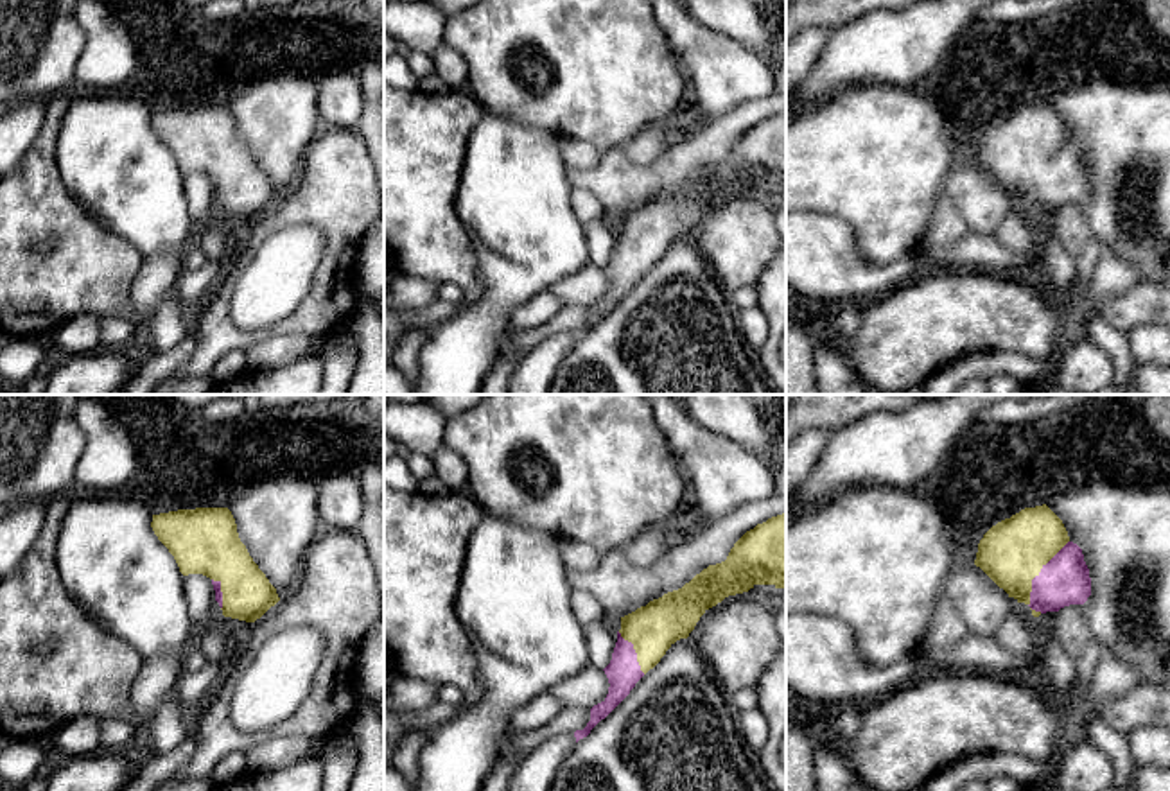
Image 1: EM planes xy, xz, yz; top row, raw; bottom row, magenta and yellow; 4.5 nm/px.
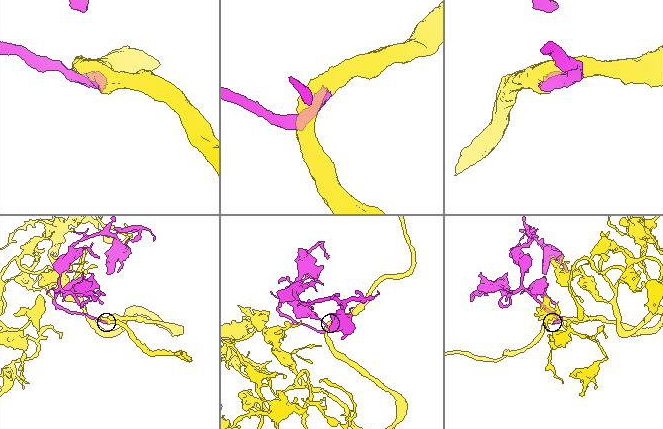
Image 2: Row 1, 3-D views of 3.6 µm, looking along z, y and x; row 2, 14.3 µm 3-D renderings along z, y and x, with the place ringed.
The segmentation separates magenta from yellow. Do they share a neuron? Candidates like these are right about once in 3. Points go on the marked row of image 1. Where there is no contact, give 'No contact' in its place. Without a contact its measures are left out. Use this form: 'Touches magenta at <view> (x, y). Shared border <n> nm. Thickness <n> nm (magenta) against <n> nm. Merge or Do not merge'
Touches magenta at yz (1036, 576). Shared border 360 nm. Thickness 220 nm (magenta) against 300 nm. Merge

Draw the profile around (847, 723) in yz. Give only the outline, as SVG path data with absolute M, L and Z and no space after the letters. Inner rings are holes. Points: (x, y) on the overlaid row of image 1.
M842 705L834 723L836 743L845 750L858 735L860 726L861 710L858 708L858 705Z

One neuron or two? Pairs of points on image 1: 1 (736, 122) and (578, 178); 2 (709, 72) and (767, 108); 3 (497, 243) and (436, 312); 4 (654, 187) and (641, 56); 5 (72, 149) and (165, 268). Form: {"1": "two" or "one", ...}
{"1": "one", "2": "two", "3": "two", "4": "two", "5": "two"}

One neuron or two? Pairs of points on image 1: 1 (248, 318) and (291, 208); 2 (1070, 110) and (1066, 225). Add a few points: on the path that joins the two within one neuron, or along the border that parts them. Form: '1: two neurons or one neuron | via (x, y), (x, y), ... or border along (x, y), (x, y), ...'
1: two neurons | border along (323, 234), (311, 225), (288, 225), (253, 257)
2: two neurons | border along (1082, 203), (1088, 232), (1099, 244)

